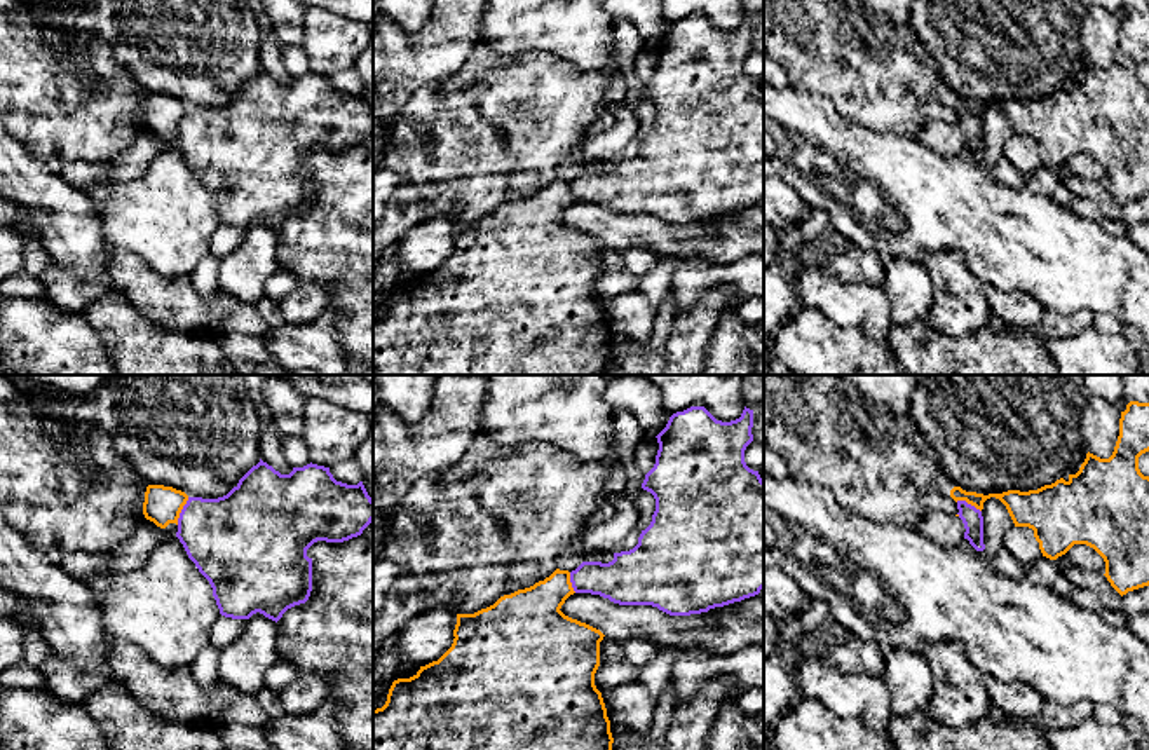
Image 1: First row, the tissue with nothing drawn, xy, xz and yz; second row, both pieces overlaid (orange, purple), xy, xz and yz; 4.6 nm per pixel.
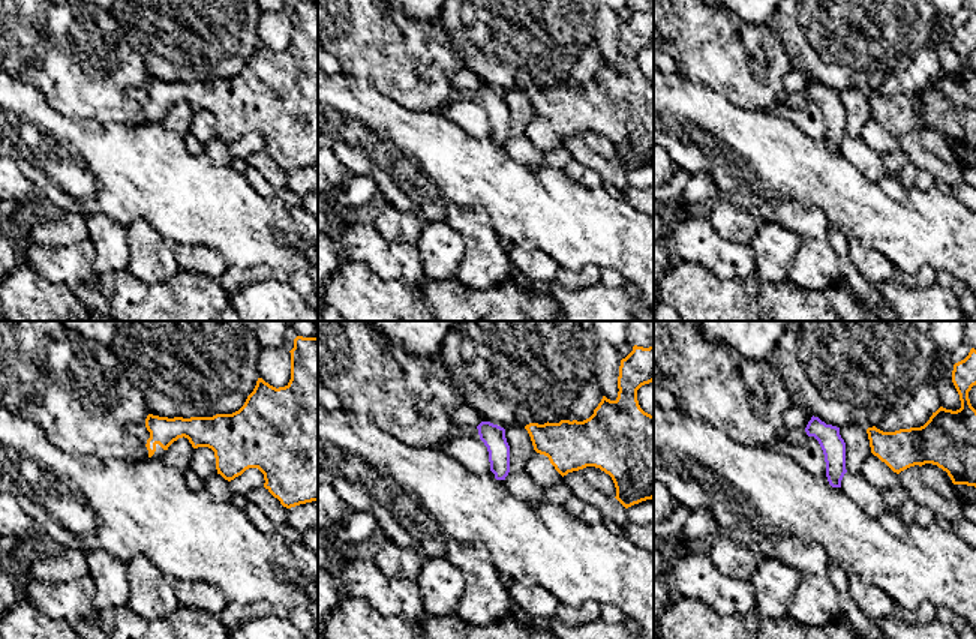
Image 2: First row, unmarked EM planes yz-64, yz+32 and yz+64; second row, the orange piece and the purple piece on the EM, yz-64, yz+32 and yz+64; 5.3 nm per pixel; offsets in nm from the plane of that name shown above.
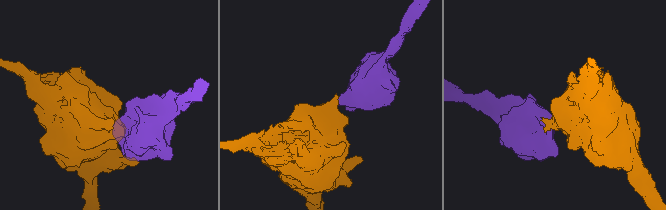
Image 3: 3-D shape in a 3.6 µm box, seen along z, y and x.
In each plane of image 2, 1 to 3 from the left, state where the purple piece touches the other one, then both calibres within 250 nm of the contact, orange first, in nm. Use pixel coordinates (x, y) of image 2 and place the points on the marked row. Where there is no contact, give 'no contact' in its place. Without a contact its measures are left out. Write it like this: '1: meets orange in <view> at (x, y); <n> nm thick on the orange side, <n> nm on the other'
1: no contact
2: no contact
3: no contact

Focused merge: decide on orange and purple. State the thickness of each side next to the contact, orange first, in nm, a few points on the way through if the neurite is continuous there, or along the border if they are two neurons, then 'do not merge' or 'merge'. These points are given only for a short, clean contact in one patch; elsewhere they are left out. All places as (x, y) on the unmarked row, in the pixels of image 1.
180 nm thick on the orange side, 380 nm on the other; border along xy (189, 107), (176, 133); do not merge

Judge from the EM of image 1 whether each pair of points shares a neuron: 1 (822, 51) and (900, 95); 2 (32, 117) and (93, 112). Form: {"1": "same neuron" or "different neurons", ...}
{"1": "same neuron", "2": "same neuron"}

